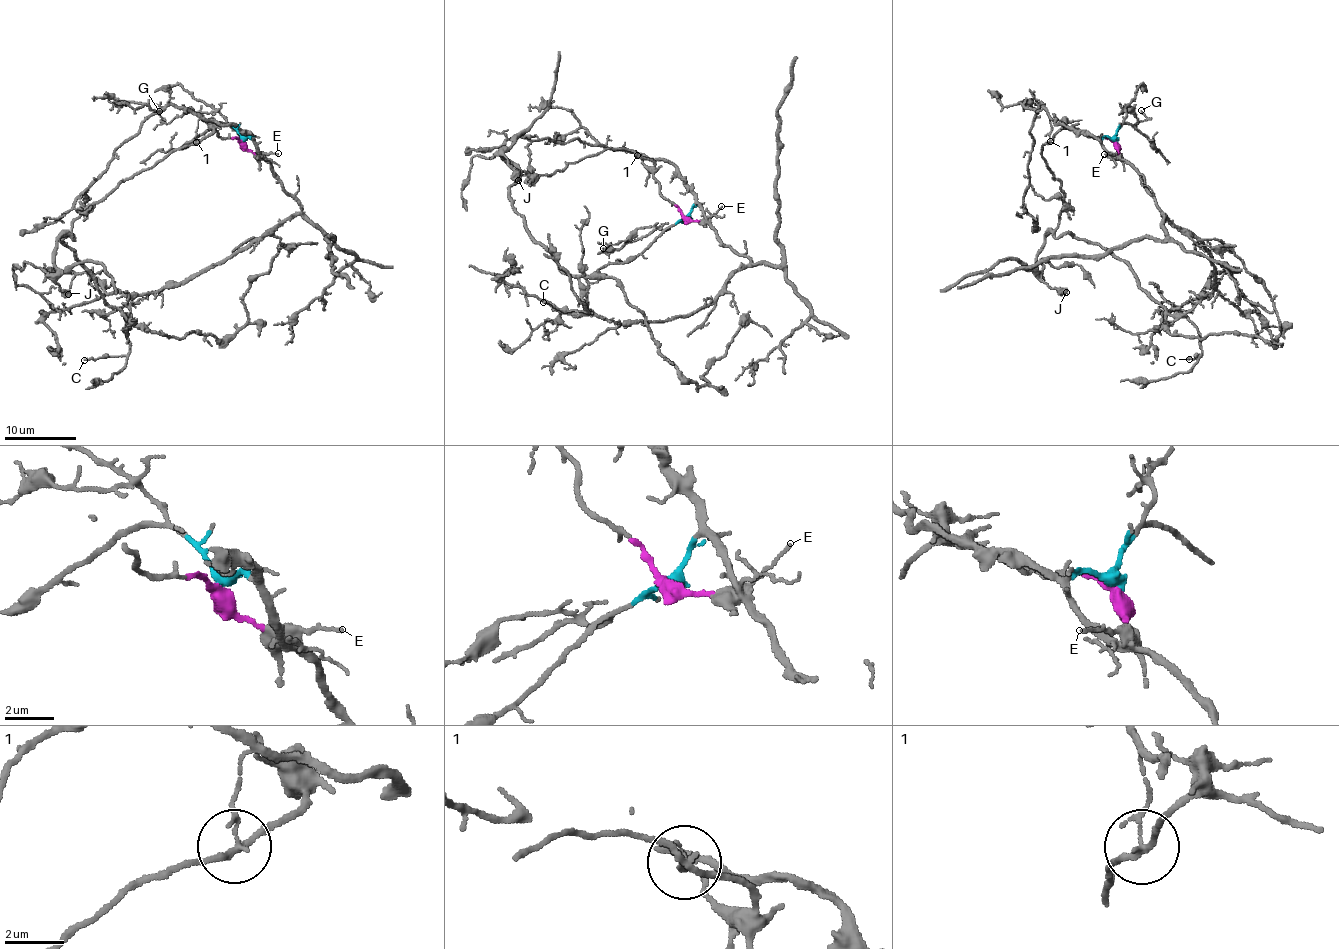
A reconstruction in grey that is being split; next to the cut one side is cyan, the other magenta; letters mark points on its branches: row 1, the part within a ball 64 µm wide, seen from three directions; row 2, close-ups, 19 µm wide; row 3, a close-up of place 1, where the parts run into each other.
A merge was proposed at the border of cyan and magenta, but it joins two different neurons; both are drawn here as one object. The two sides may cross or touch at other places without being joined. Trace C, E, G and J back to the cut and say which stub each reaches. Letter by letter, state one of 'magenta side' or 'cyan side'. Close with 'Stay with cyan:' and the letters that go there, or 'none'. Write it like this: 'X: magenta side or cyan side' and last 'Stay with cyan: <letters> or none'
C: magenta side
E: magenta side
G: cyan side
J: magenta side
Stay with cyan: G

